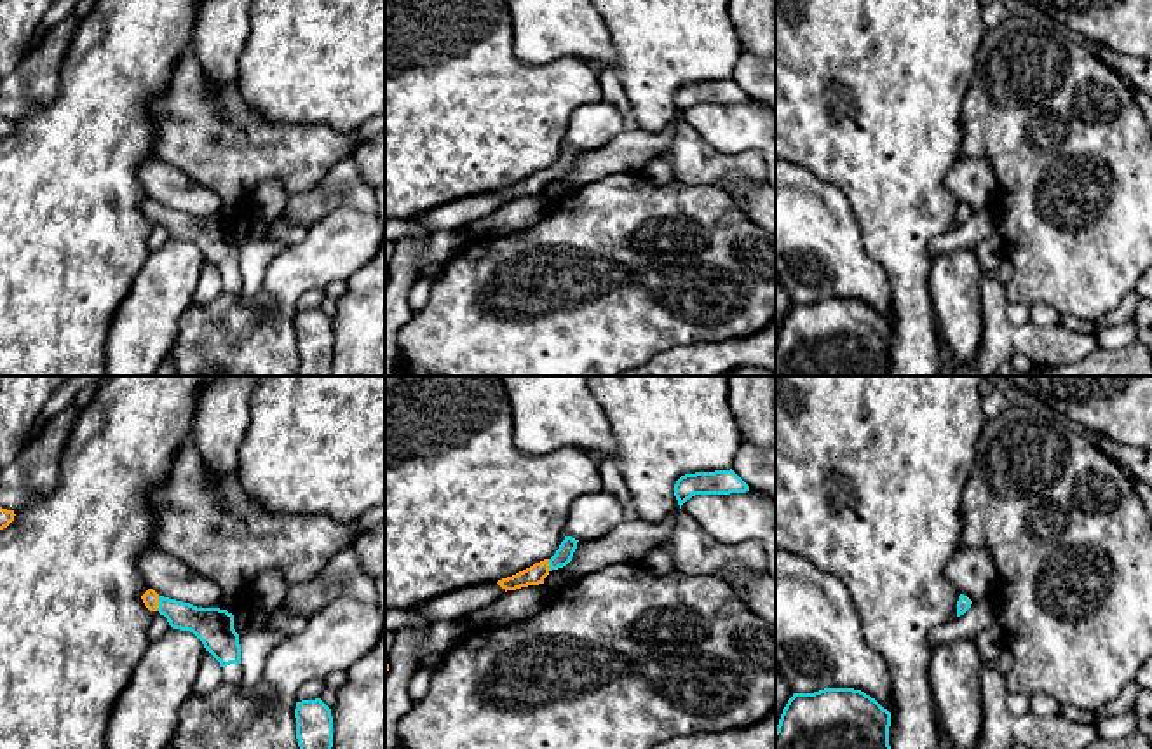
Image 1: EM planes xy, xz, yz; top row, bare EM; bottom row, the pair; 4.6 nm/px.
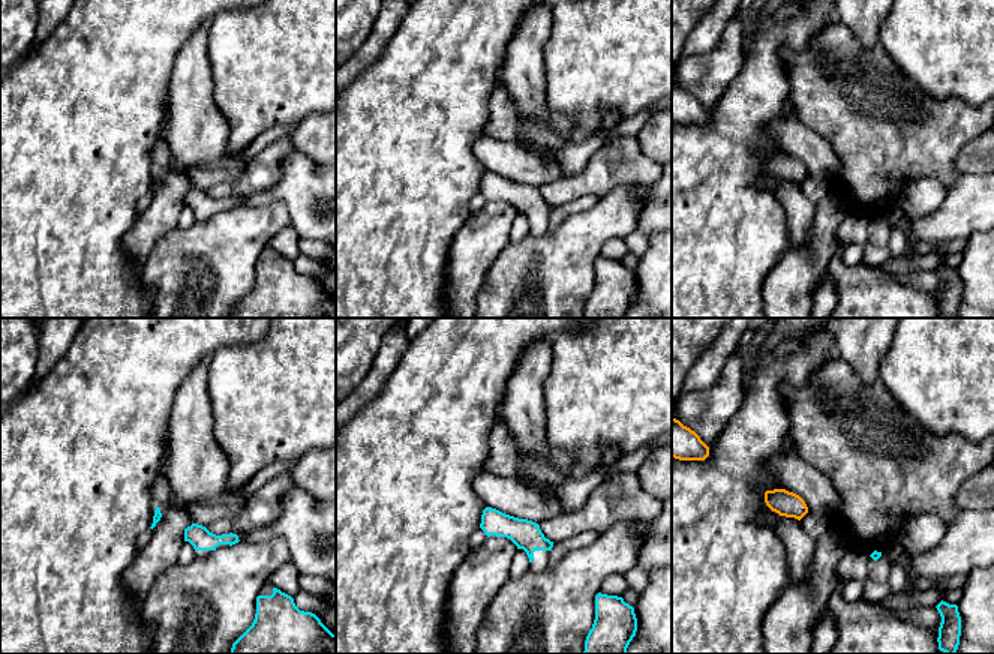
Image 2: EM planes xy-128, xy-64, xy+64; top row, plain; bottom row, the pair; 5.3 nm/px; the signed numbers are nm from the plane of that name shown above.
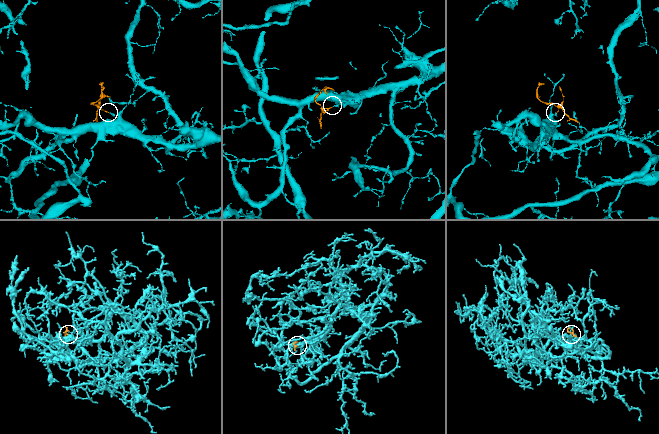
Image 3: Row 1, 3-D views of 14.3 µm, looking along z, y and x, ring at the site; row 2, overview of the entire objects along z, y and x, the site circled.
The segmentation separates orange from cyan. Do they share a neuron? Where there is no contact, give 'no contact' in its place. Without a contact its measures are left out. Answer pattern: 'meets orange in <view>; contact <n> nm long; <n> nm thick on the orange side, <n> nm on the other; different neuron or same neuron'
meets orange in xy; contact 70 nm long; 80 nm thick on the orange side, 150 nm on the other; same neuron

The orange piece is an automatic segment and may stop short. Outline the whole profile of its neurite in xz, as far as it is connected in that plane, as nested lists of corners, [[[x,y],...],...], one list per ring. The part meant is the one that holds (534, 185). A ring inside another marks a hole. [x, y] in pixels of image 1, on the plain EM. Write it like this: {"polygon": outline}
{"polygon": [[[565,146],[565,150],[561,152],[559,159],[556,160],[556,164],[551,169],[544,169],[540,172],[535,172],[533,176],[498,190],[497,193],[507,202],[507,200],[516,200],[521,197],[528,197],[528,195],[539,195],[544,193],[544,188],[558,178],[566,176],[572,167],[573,162],[577,159],[577,152],[572,146]]]}

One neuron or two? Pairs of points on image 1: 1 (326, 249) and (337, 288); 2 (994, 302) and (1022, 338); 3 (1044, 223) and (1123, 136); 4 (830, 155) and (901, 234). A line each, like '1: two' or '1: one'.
1: two
2: one
3: one
4: one

